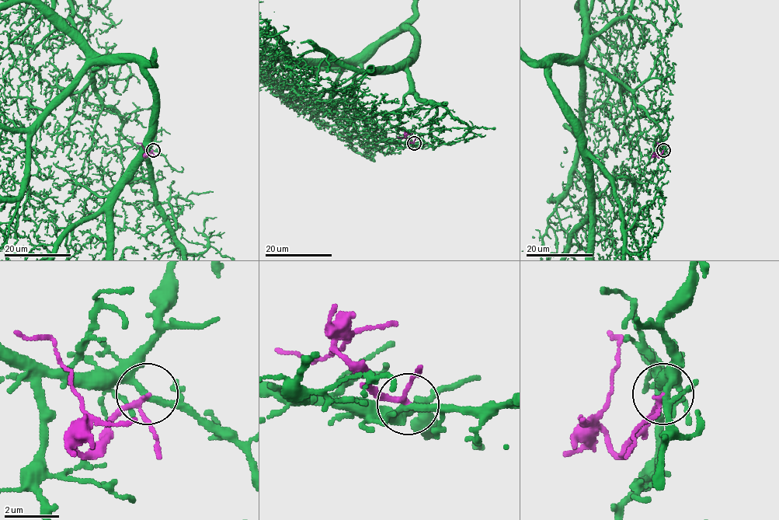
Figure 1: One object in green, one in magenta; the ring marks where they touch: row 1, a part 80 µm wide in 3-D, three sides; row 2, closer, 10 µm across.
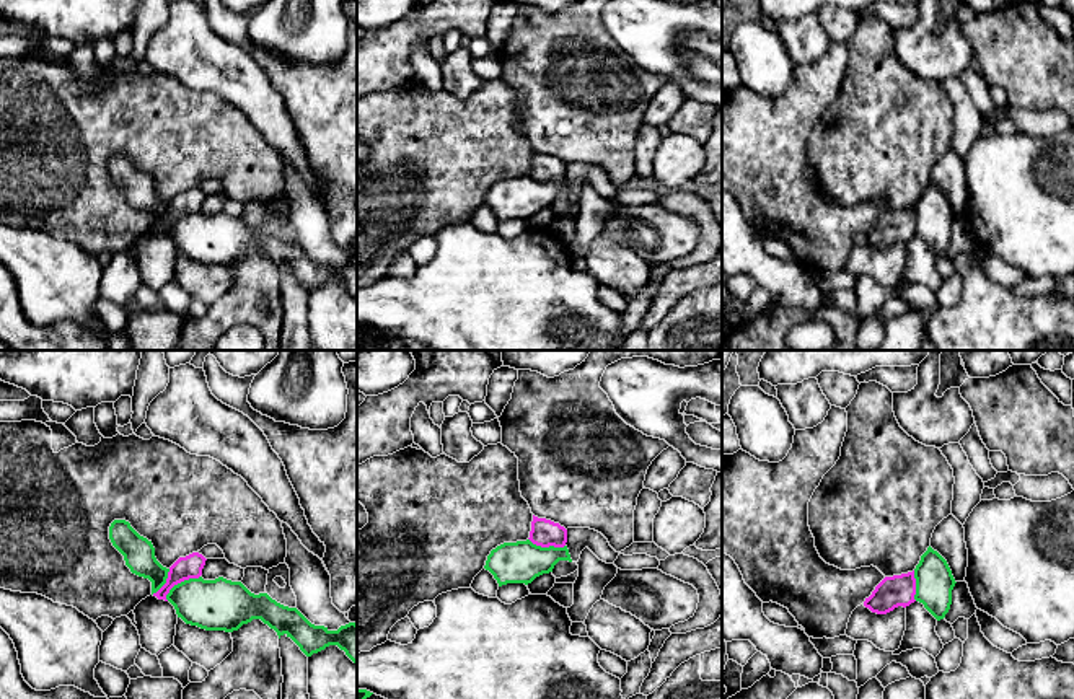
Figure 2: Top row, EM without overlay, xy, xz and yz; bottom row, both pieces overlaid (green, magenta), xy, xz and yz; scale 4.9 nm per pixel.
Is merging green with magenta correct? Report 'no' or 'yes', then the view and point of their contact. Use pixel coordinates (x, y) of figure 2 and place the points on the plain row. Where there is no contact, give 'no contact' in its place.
no; contact xy (181, 217)

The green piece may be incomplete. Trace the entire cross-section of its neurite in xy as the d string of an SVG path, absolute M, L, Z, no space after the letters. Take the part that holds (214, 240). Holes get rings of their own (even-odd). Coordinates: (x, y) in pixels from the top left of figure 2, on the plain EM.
M223 212L215 215L189 213L174 220L166 235L186 259L205 266L238 266L253 254L274 264L279 274L285 269L300 285L311 292L329 280L337 280L357 298L357 259L337 266L311 259L297 243L288 243L267 228L254 230L241 217Z

